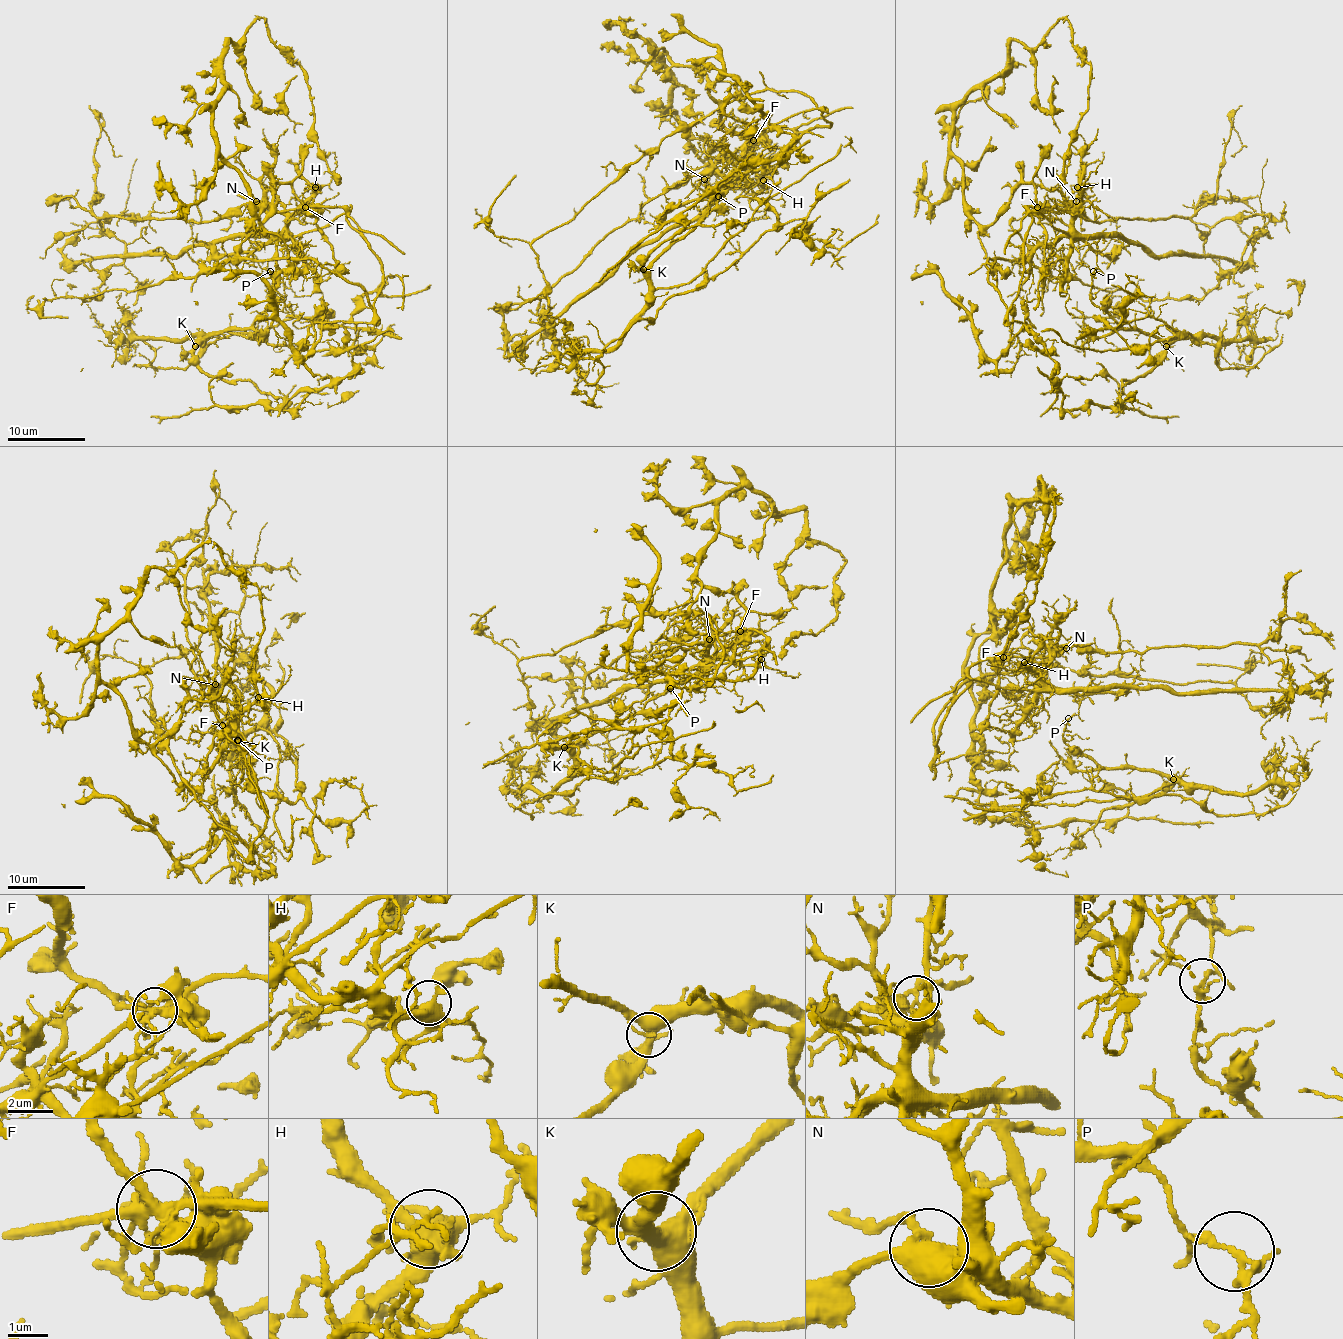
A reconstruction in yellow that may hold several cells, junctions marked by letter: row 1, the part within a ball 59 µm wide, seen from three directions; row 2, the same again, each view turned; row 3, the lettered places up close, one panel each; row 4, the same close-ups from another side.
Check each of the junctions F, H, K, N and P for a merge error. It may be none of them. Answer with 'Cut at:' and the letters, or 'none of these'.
Cut at: F, N, P

